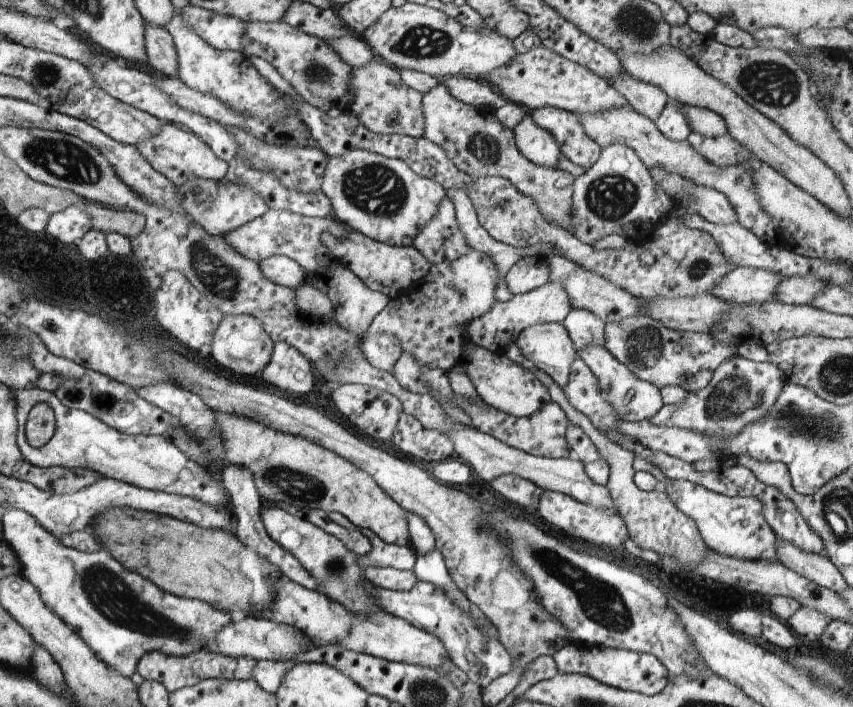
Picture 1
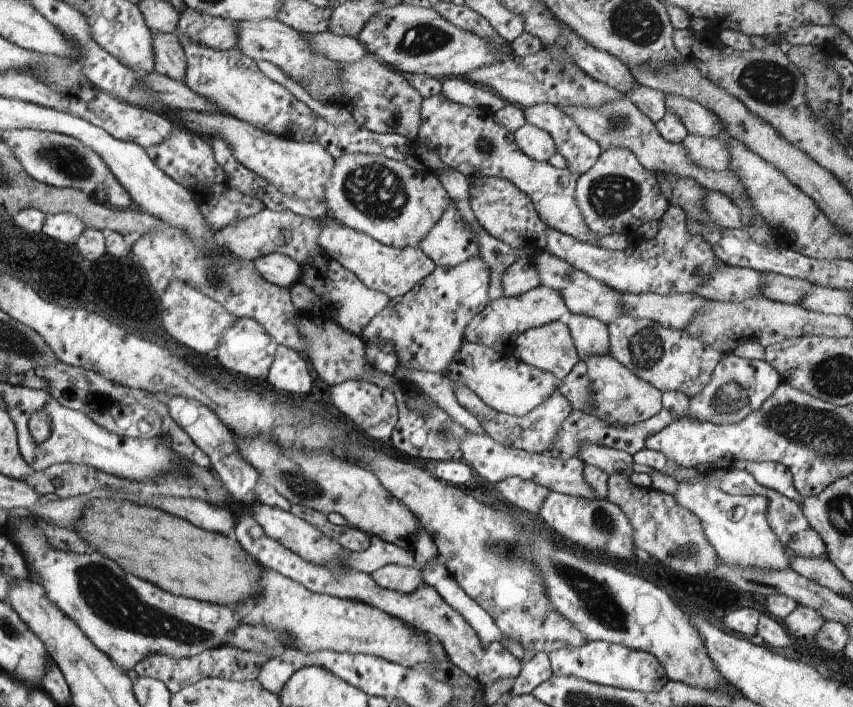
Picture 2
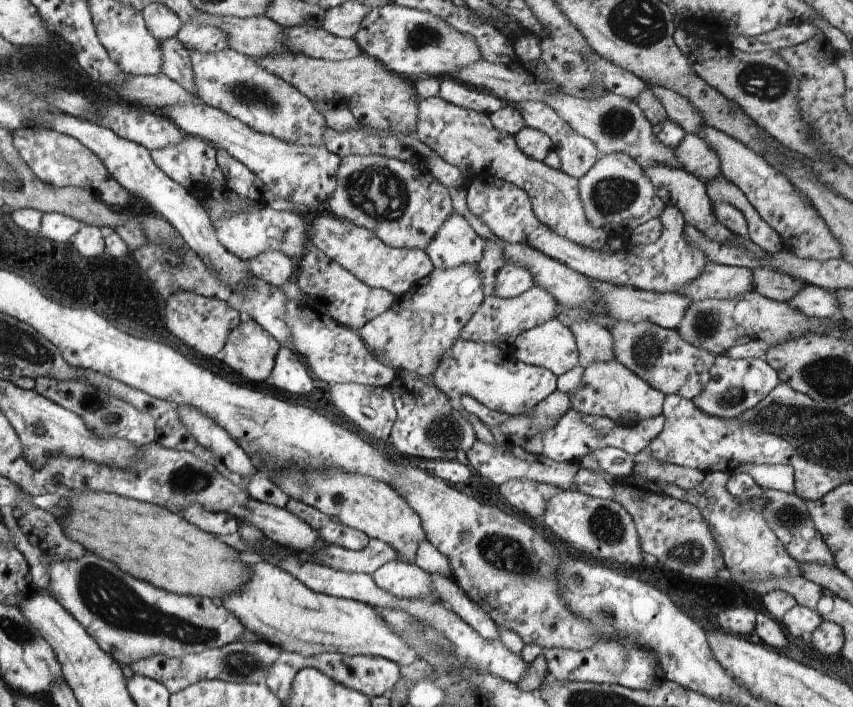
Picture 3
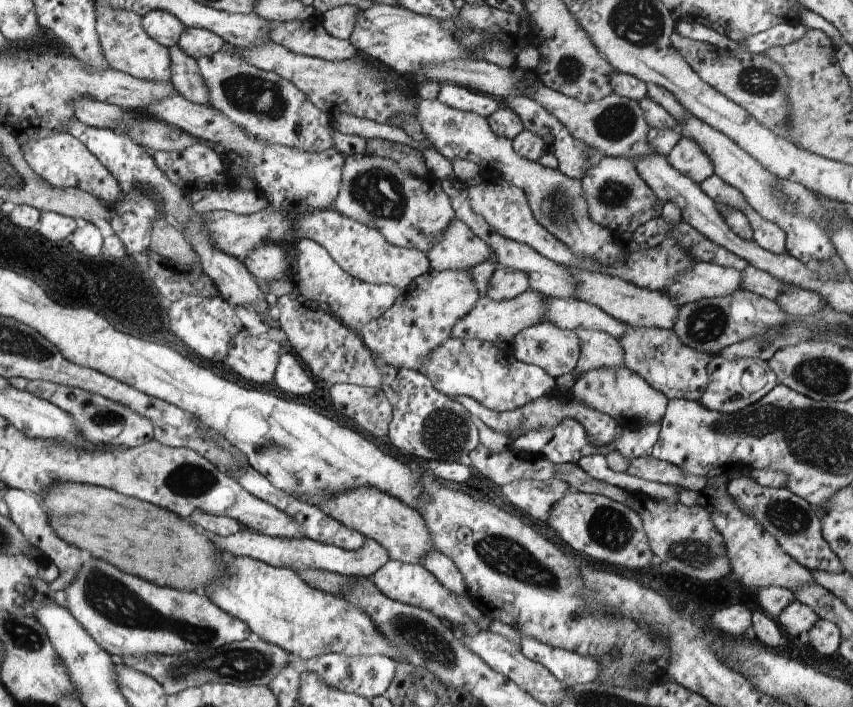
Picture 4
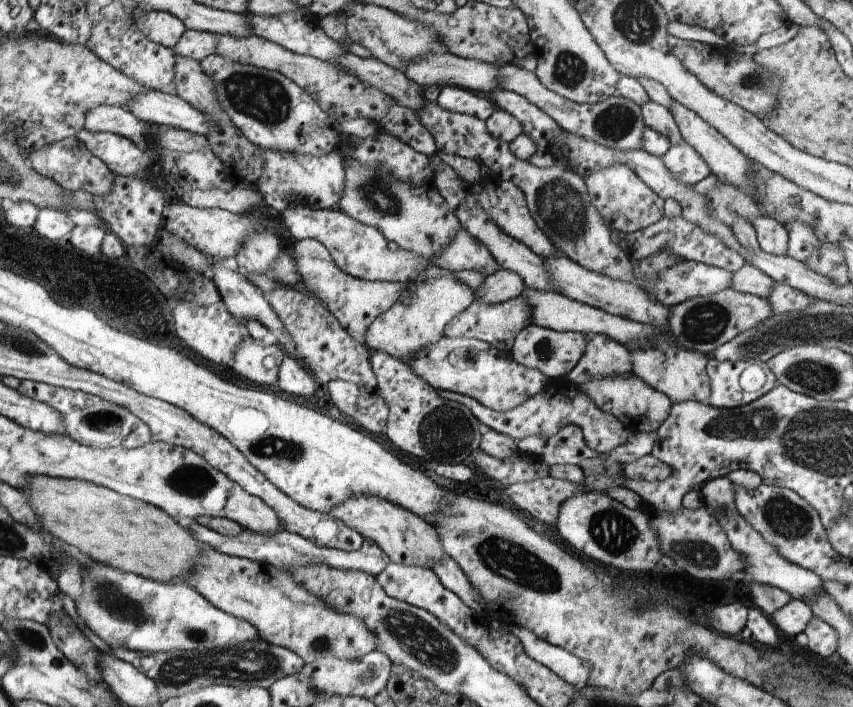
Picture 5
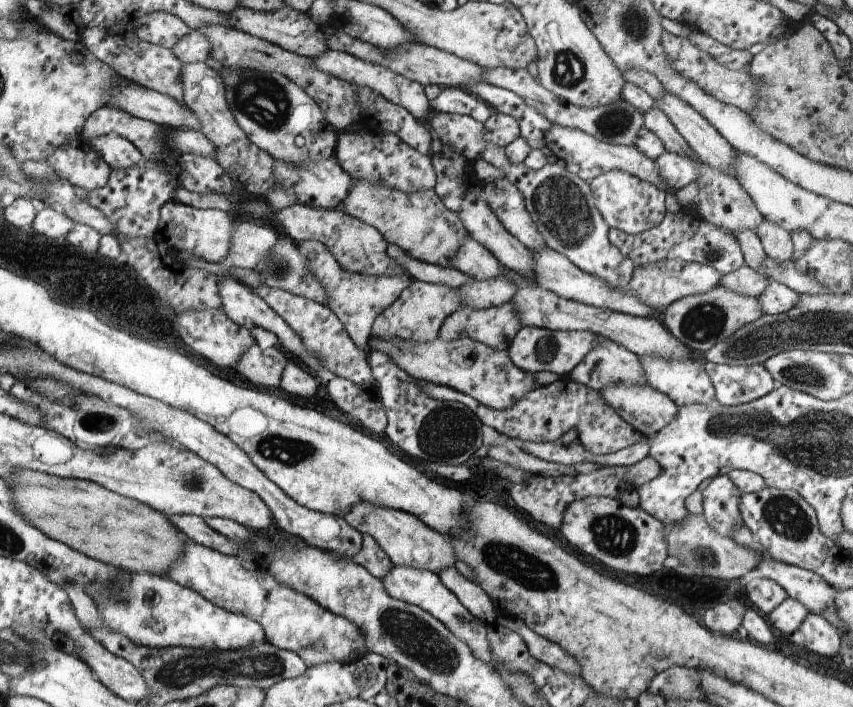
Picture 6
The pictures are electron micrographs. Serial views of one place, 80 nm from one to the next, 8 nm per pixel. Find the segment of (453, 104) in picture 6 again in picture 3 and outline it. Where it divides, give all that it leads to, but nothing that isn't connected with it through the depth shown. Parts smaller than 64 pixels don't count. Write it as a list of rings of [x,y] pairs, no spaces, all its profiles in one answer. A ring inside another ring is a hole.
[[[449,76],[440,79],[437,96],[455,106],[476,110],[488,116],[503,106],[491,93],[481,92],[481,89],[461,83]]]

